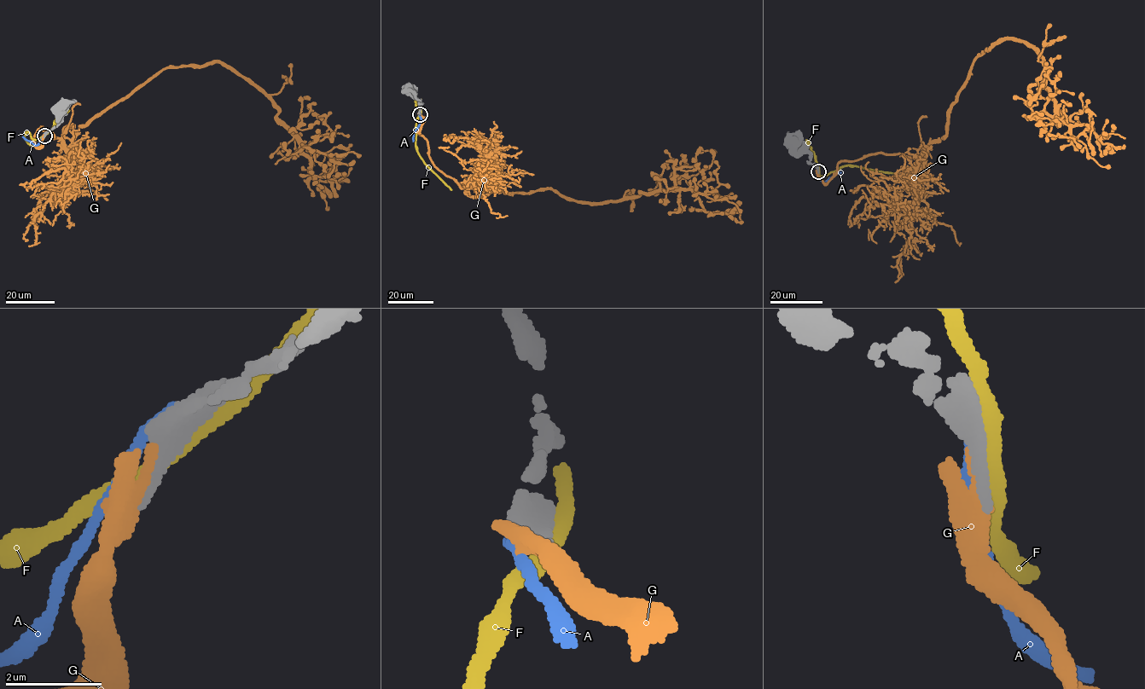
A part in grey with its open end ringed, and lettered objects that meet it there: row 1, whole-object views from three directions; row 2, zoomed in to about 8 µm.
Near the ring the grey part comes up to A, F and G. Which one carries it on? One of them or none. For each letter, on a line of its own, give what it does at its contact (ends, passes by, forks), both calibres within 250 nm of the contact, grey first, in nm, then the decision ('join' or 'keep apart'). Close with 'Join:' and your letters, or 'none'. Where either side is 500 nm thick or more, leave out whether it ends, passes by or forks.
A: it ends | 440/240 nm | keep apart
F: it passes by | 440/300 nm | keep apart
G: it passes by | 400/280 nm | join
Join: G

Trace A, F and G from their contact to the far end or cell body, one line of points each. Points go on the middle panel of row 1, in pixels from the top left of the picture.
A: (418, 113), (421, 120), (413, 141)
F: (420, 114), (415, 129), (417, 153), (451, 190)
G: (420, 114), (430, 159), (473, 197), (547, 188), (601, 203), (689, 189), (706, 211), (737, 208), (741, 222)

